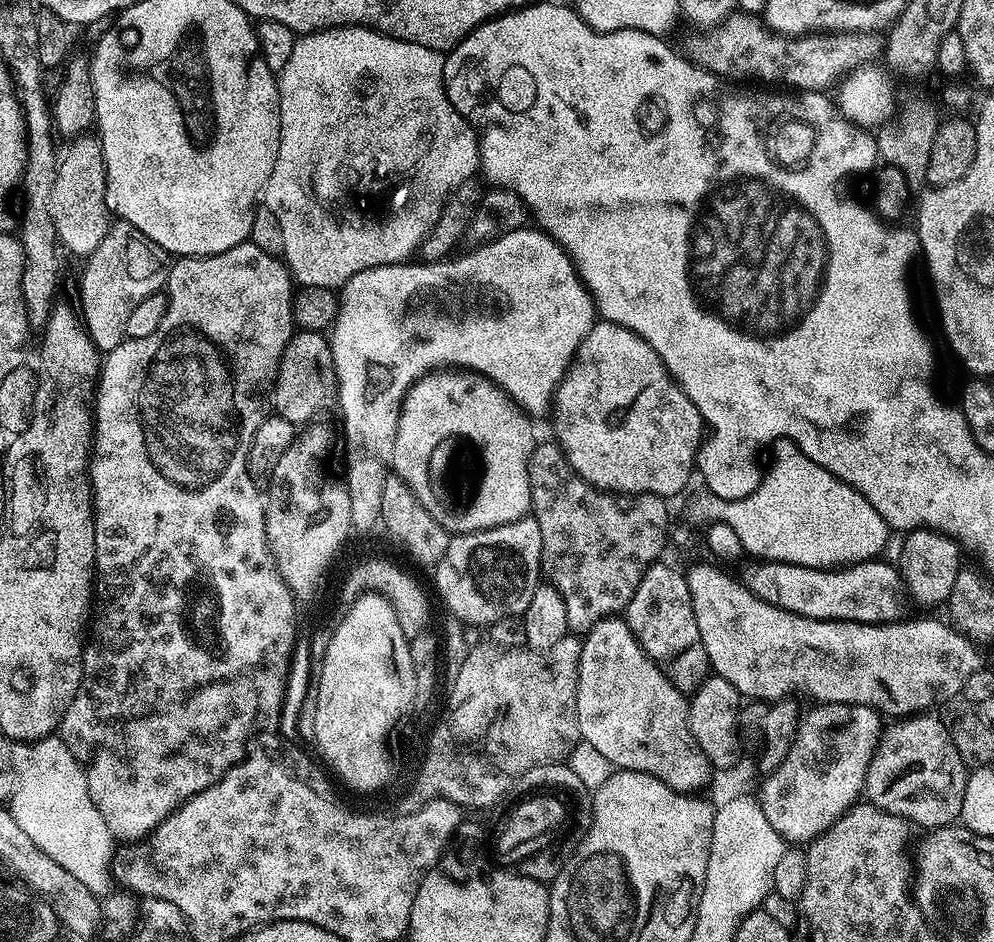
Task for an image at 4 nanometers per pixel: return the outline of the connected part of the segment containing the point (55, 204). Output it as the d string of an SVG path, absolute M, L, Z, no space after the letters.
M81 134L71 141L68 149L63 149L56 165L56 177L54 186L50 189L50 218L54 222L57 241L64 244L76 256L87 258L91 256L92 251L106 238L110 227L110 213L104 195L106 194L106 170L104 169L104 155L99 139L92 134Z

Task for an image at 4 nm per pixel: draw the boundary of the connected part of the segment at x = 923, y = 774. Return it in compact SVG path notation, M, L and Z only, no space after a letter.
M913 714L907 718L897 719L880 733L880 744L868 767L864 779L864 792L867 803L881 808L895 816L901 816L909 825L921 824L924 830L949 827L959 817L962 810L962 798L966 790L969 769L964 767L962 758L952 741L951 731L936 714Z

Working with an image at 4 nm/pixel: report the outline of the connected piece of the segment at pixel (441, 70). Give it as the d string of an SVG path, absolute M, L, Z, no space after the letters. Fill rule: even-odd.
M361 26L325 28L318 32L309 32L297 39L294 46L294 54L290 54L290 62L286 62L284 69L279 72L278 89L280 92L280 145L278 146L278 162L274 162L274 174L270 174L270 182L263 190L262 204L263 207L269 208L278 217L278 222L282 226L282 234L286 241L282 259L287 264L289 273L297 285L322 286L323 288L340 290L343 289L345 282L350 278L354 278L354 274L358 274L362 270L386 266L387 264L403 264L409 259L405 252L392 252L392 248L388 248L388 228L384 228L384 224L388 224L394 218L402 220L402 210L396 209L401 207L399 204L408 195L416 196L414 211L417 214L424 214L424 210L430 210L430 198L438 198L432 194L432 186L434 186L432 178L434 178L434 174L428 174L430 164L426 162L426 172L416 172L414 176L410 176L408 184L402 184L394 176L394 172L390 170L390 162L388 160L432 160L432 164L440 164L440 172L456 172L456 181L460 185L469 183L473 179L472 175L477 175L480 167L480 141L478 133L468 123L468 119L450 102L446 87L446 60L441 53L434 51L433 48L427 48L409 40L399 40L393 36L386 36L383 32L376 32L372 28ZM386 152L388 152L388 160L386 160ZM444 152L448 152L448 160L444 160ZM436 156L440 156L440 160L436 160ZM352 160L386 160L386 166L376 166L374 164L372 170L366 170L364 166L356 166L356 170L352 174ZM344 174L348 174L348 180L344 180L342 184L352 184L352 188L348 188L348 200L352 200L352 208L356 208L356 216L360 216L360 220L364 220L364 224L360 224L356 228L334 226L334 222L322 210L322 192L340 190L340 184L336 184L336 180L340 180L340 176L344 176Z

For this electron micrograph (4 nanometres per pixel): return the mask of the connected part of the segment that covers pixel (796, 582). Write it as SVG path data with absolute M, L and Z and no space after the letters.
M873 558L839 570L803 568L797 564L756 562L748 572L746 587L767 604L811 620L853 620L859 624L891 624L905 615L904 577L895 567Z

